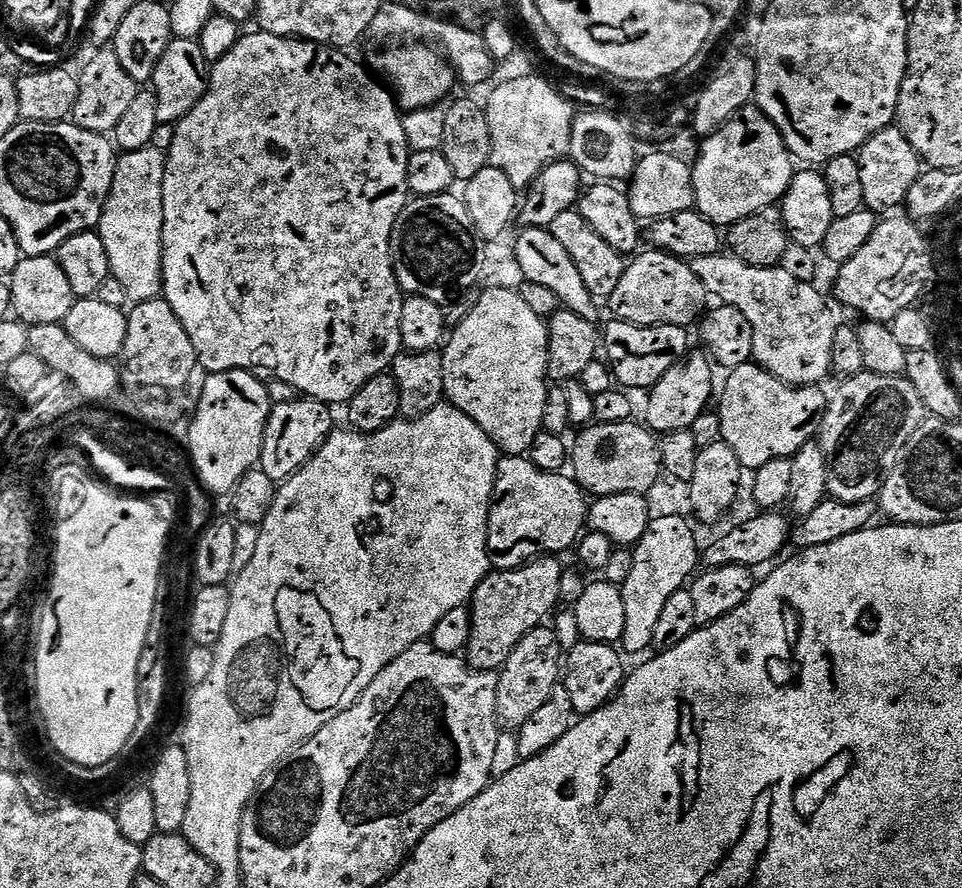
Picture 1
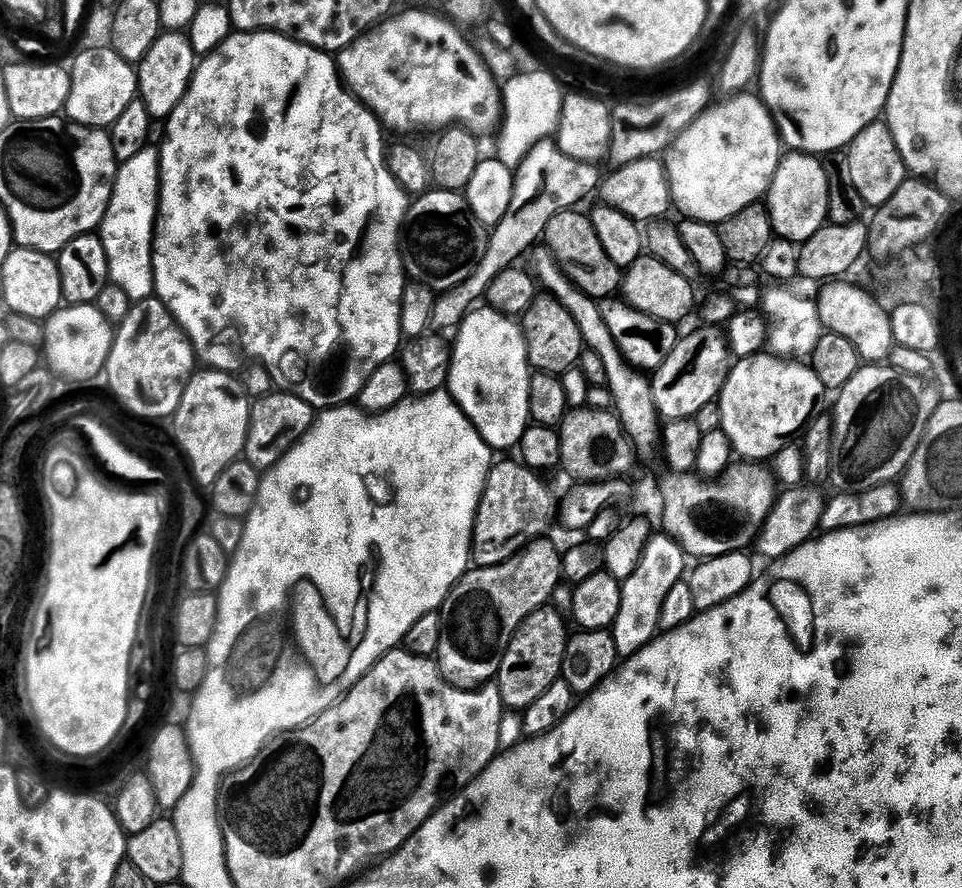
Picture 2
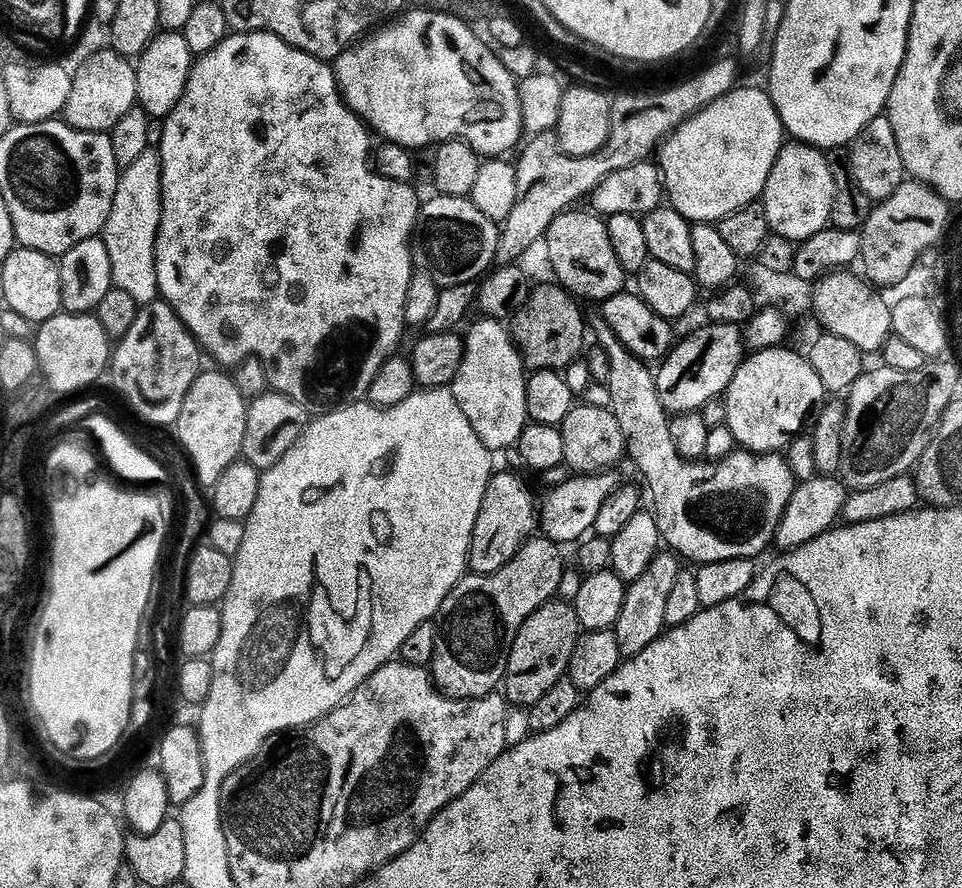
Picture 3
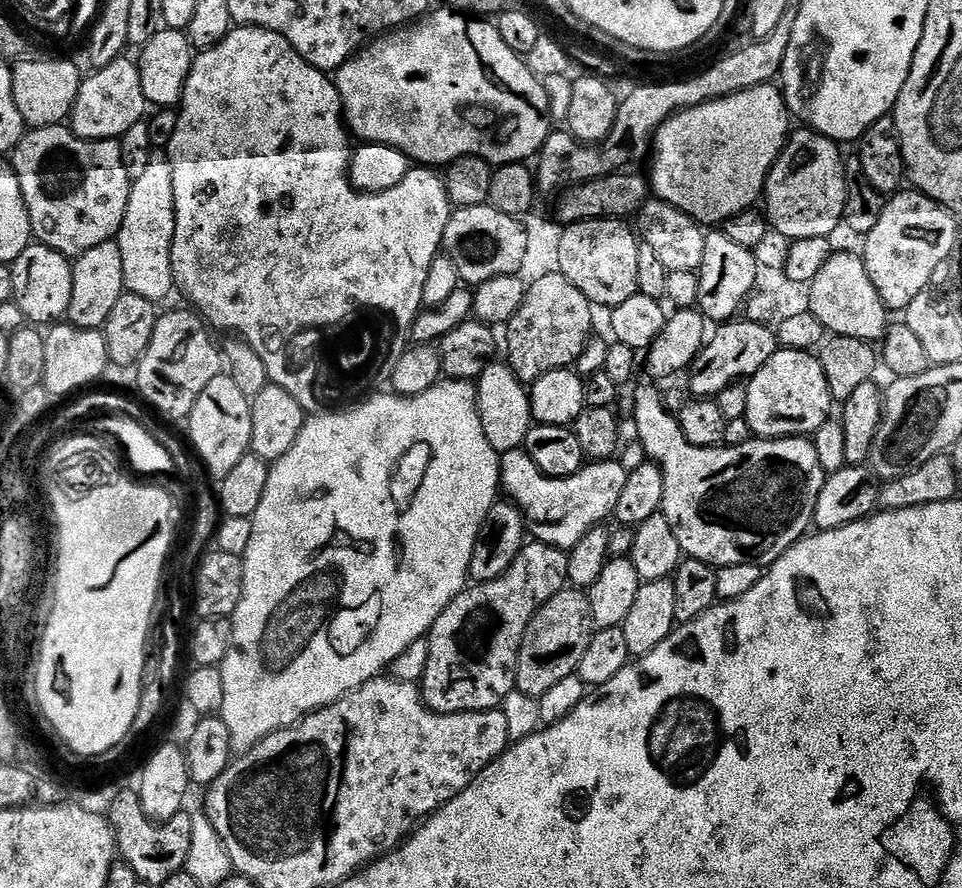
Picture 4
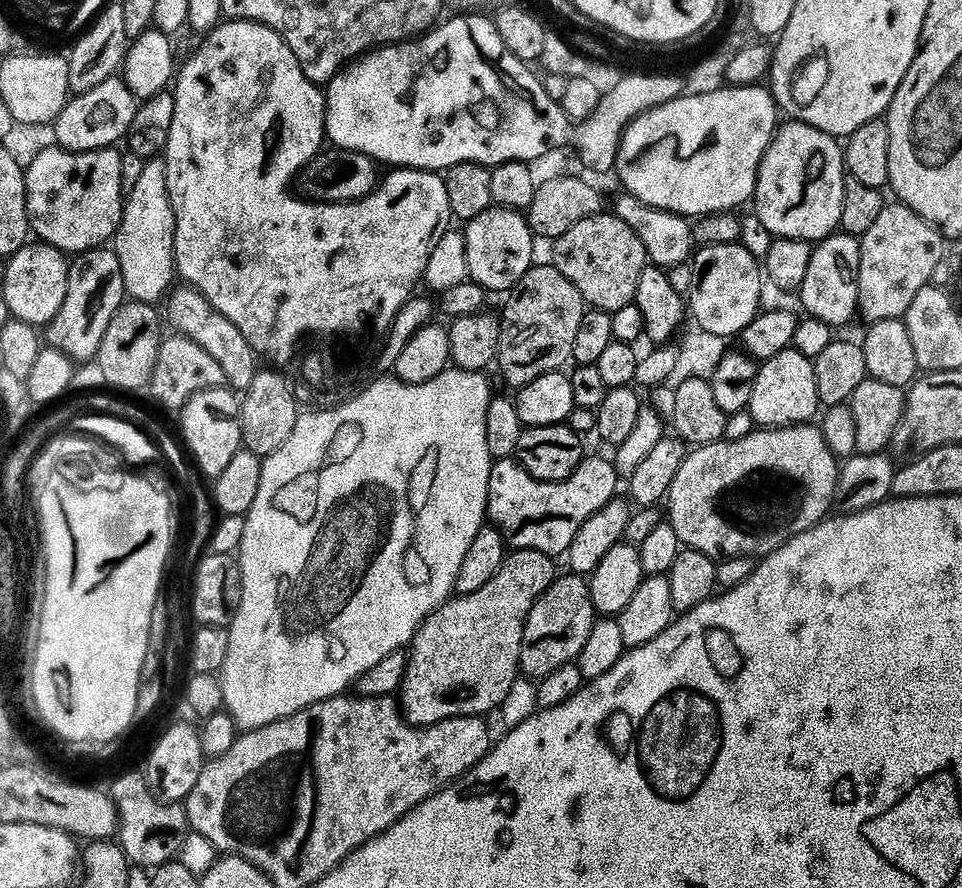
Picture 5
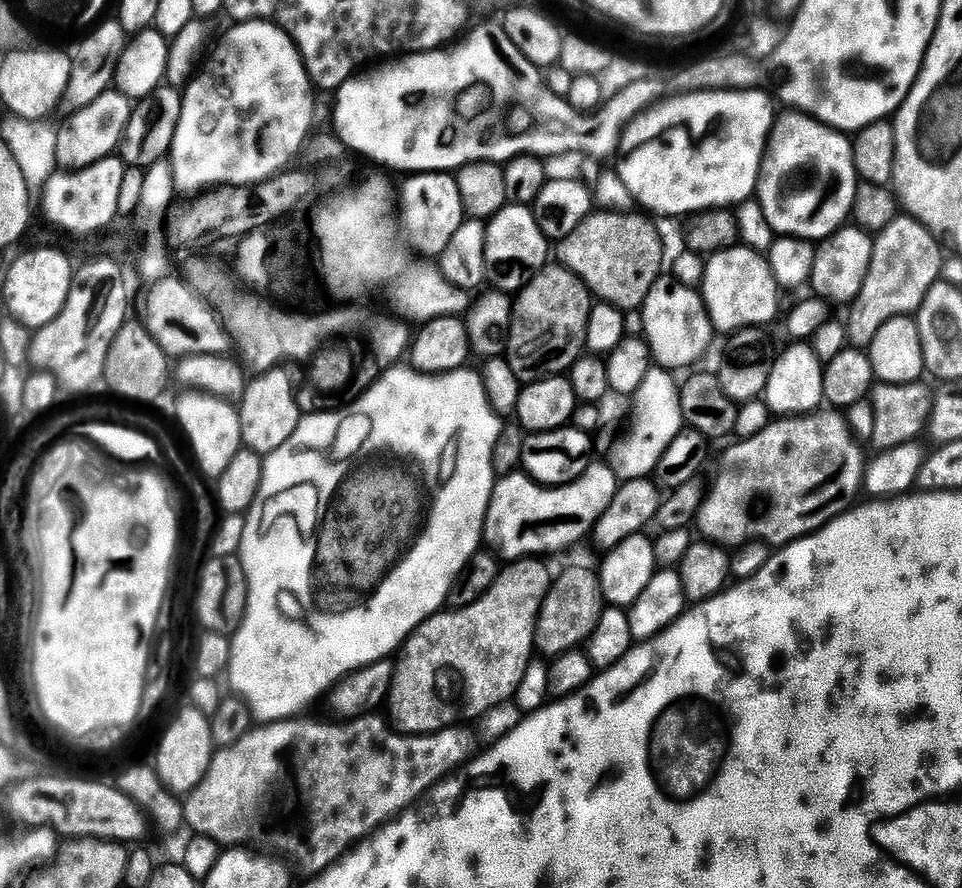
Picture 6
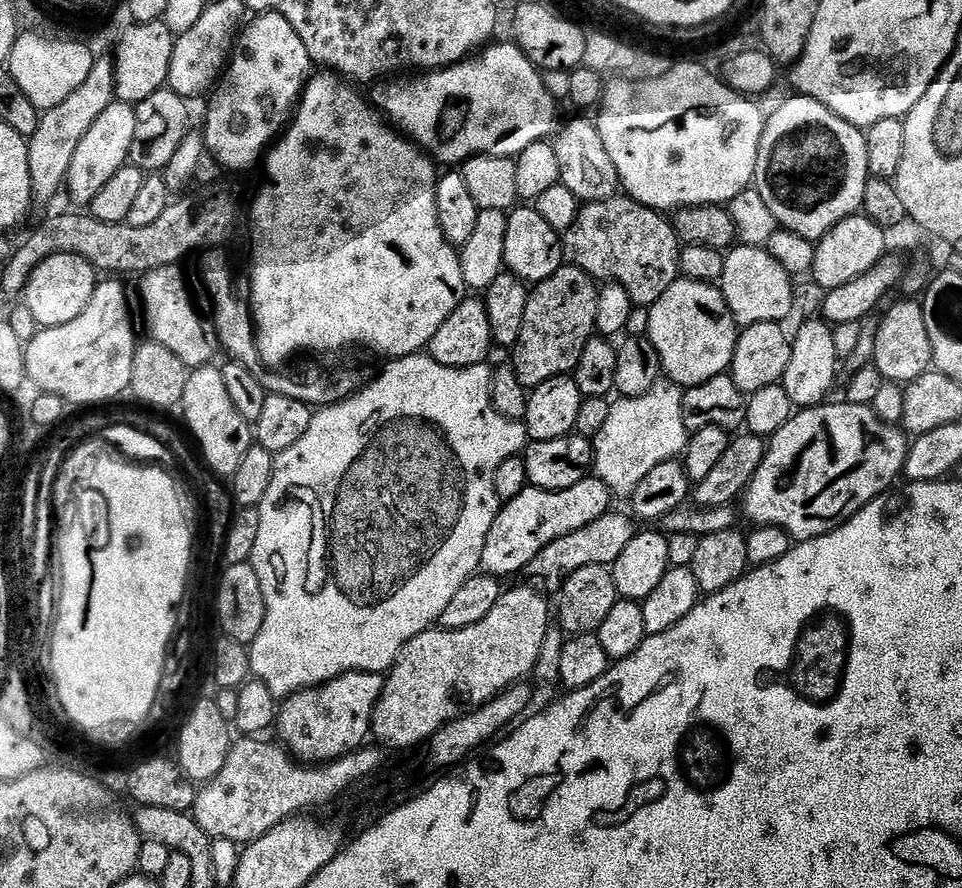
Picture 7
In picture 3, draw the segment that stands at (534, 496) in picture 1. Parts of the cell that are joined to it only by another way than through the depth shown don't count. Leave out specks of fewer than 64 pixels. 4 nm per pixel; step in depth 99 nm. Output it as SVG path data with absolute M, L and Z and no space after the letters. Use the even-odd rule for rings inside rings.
M497 471L493 475L492 482L488 487L488 497L484 500L484 506L480 511L480 517L474 530L472 539L472 555L470 557L470 568L475 575L489 576L498 570L502 570L512 559L520 553L521 548L533 539L534 531L538 528L538 500L532 497L530 489L524 485L524 480L520 476L515 476L512 472Z

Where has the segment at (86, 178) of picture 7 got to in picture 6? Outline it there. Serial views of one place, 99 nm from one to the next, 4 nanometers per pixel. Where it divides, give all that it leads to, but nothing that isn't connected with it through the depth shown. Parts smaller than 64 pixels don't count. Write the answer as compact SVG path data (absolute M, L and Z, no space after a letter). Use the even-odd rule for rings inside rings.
M109 90L102 98L94 98L90 106L69 117L64 129L57 131L57 162L61 169L77 170L94 166L100 160L113 155L124 140L124 131L132 117L134 104L118 90Z

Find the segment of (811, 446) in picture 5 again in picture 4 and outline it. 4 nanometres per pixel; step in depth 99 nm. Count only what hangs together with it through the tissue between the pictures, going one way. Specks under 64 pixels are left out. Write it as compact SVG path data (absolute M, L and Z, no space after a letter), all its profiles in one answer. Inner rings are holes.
M640 388L636 392L636 432L648 455L645 457L658 464L664 476L660 510L667 518L681 553L691 560L706 562L716 568L742 564L740 556L735 555L733 550L732 536L728 536L728 532L720 532L720 528L708 528L708 524L700 524L696 505L708 484L723 478L732 464L739 464L743 456L752 452L752 448L747 448L743 443L739 446L706 448L692 445L680 432L677 417L664 409L659 394L652 388Z

